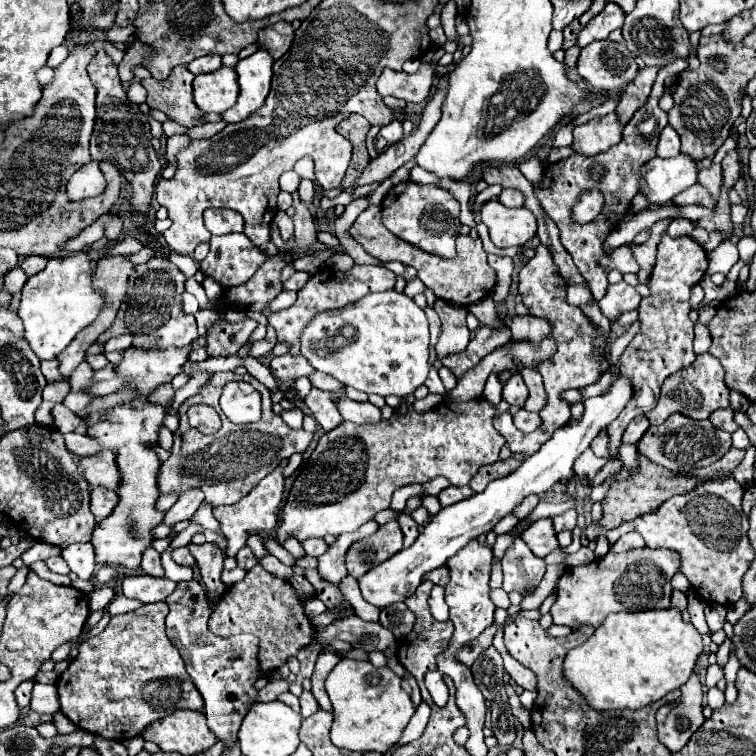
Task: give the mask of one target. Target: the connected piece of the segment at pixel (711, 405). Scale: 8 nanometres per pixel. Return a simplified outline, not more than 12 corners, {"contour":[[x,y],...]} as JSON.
{"contour":[[702,354],[664,380],[656,408],[662,424],[674,412],[706,420],[730,406],[724,368]]}

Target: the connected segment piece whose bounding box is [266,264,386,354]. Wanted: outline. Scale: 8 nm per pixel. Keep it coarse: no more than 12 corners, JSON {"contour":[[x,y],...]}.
{"contour":[[384,266],[318,270],[294,306],[268,314],[278,340],[300,354],[316,312],[386,290]]}

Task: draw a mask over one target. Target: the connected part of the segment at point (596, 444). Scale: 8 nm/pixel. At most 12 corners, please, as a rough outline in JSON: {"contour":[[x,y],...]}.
{"contour":[[606,430],[592,440],[590,448],[596,456],[604,456],[608,452]]}

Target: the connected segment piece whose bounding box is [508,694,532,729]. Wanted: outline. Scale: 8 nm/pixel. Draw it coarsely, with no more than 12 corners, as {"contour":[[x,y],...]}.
{"contour":[[518,695],[509,697],[512,714],[524,729],[532,727],[531,712]]}

